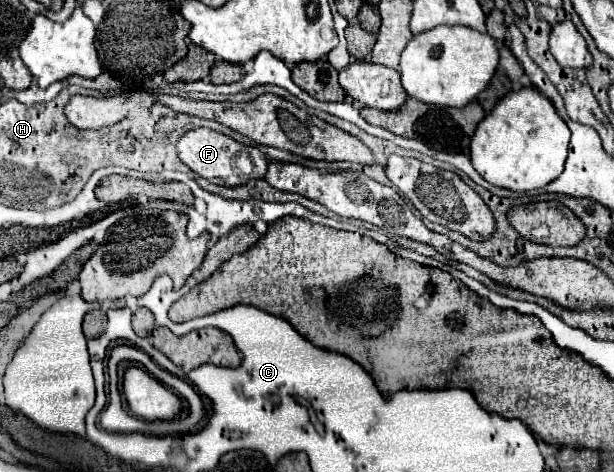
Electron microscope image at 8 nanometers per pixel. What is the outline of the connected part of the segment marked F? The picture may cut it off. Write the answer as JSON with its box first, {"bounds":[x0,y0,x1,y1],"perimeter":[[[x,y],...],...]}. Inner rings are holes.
{"bounds":[178,128,270,188],"perimeter":[[[210,128],[190,130],[188,134],[184,134],[184,138],[180,138],[180,142],[178,142],[178,154],[180,154],[180,160],[192,172],[196,172],[198,176],[206,178],[212,184],[220,184],[220,186],[228,186],[228,188],[242,186],[242,184],[248,184],[250,180],[264,178],[268,164],[270,164],[270,160],[258,148],[240,144]]]}

